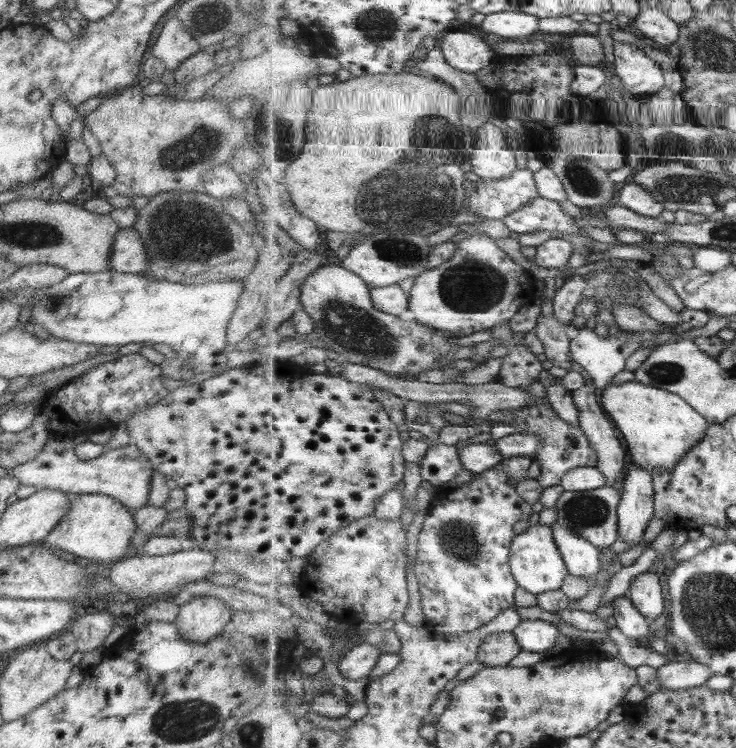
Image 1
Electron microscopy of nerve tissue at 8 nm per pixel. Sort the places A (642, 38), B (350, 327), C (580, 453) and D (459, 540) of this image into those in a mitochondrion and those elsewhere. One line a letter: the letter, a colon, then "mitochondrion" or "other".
A: other
B: mitochondrion
C: other
D: mitochondrion

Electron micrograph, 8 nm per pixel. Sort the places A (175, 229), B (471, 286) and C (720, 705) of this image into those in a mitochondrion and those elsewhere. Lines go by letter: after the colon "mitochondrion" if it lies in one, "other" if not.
A: mitochondrion
B: mitochondrion
C: other

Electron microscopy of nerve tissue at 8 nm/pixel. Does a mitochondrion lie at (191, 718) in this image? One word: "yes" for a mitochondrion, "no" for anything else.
yes

